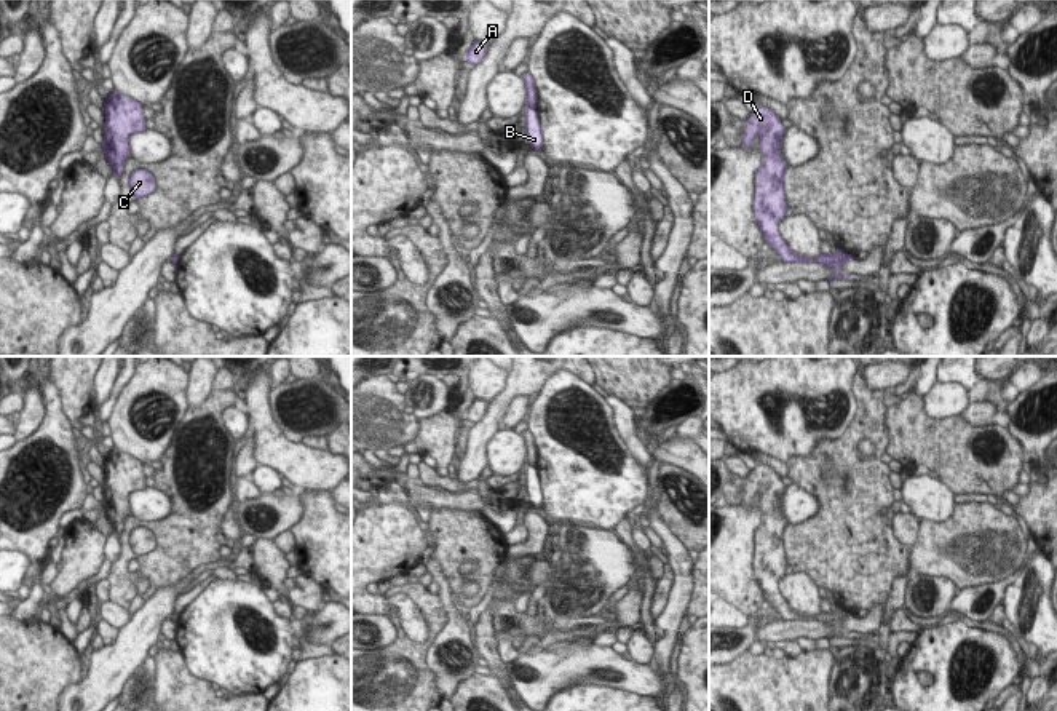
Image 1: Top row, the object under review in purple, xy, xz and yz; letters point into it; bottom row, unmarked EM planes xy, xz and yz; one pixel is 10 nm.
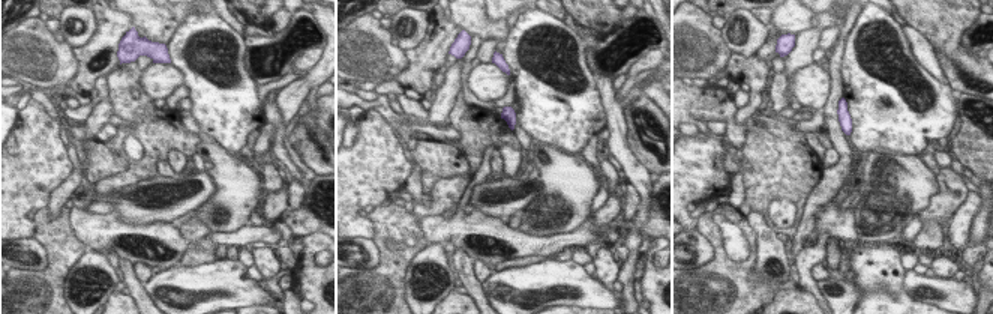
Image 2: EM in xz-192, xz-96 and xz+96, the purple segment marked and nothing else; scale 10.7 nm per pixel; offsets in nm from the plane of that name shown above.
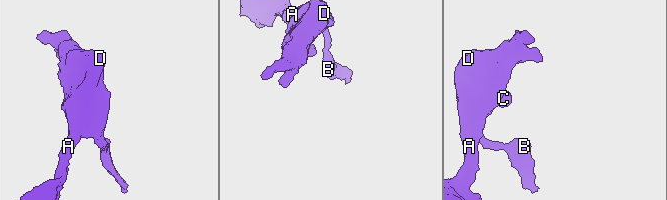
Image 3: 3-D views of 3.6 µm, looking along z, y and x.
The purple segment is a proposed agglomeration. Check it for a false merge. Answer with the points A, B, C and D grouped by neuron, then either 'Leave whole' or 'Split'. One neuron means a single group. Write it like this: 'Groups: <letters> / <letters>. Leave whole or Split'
Groups: A C D / B. Split.

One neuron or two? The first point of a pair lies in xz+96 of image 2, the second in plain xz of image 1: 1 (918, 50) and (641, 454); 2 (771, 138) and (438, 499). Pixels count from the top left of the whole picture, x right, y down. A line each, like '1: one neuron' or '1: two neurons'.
1: one neuron
2: two neurons

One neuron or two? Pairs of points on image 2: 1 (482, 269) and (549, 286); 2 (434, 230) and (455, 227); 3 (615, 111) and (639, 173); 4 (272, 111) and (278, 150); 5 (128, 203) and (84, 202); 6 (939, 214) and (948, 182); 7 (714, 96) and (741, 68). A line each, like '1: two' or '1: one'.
1: two
2: one
3: one
4: one
5: one
6: one
7: two

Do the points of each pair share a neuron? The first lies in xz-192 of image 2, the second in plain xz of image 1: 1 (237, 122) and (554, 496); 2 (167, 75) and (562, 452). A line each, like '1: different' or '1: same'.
1: same
2: different

